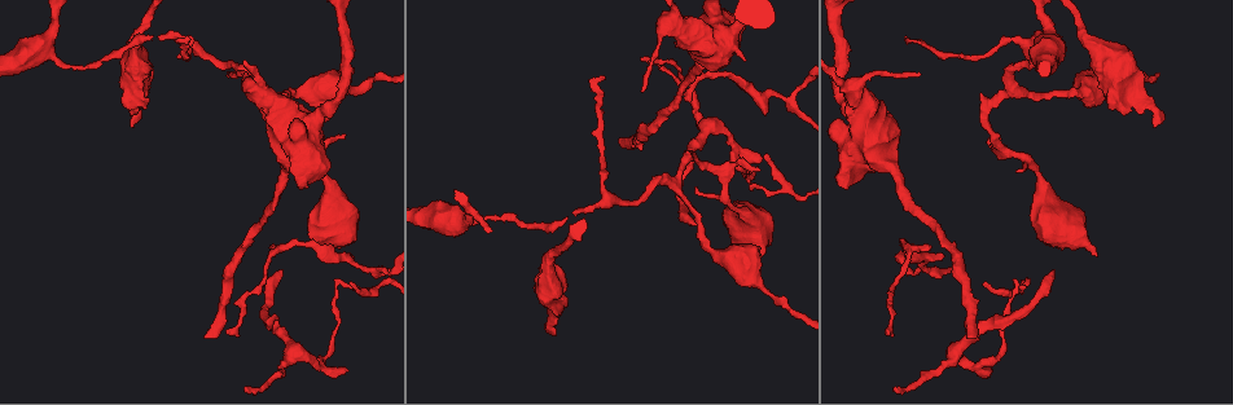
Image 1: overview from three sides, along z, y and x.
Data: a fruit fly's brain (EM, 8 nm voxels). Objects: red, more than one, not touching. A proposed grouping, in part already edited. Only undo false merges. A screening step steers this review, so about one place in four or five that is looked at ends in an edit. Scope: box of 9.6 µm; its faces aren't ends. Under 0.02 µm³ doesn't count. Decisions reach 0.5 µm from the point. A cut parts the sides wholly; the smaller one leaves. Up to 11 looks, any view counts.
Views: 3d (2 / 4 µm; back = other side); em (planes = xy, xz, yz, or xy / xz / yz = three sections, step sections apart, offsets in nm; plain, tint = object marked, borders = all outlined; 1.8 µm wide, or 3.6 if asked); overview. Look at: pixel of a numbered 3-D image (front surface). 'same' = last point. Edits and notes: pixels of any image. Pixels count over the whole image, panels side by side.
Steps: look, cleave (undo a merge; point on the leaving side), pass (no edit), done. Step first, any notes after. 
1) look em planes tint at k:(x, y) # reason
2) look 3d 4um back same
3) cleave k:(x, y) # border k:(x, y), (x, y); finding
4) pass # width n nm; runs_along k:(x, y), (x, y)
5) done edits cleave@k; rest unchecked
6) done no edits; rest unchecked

look em xz step 4 tint at 1:(377, 270) # branch point

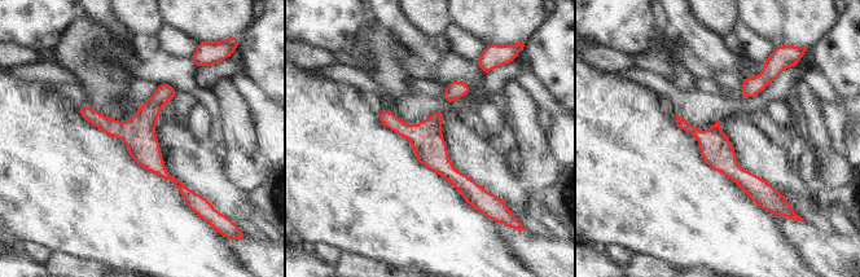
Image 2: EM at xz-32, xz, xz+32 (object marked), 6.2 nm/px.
look em planes borders same # another direction

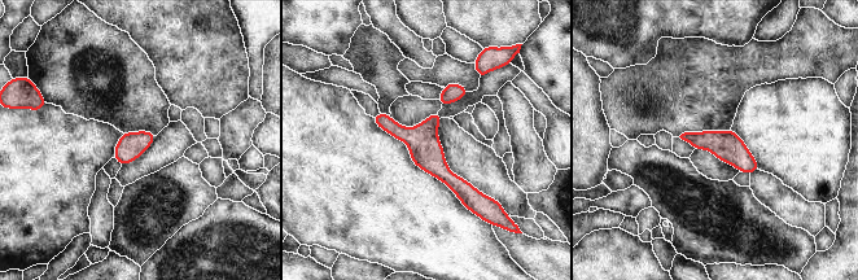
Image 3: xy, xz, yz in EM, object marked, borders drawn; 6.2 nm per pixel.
pass # runs_along 3:(377, 118), (405, 134), (476, 204); all the same neuron

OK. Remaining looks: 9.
look 3d 4um back at 1:(1043, 207) # sudden change in width

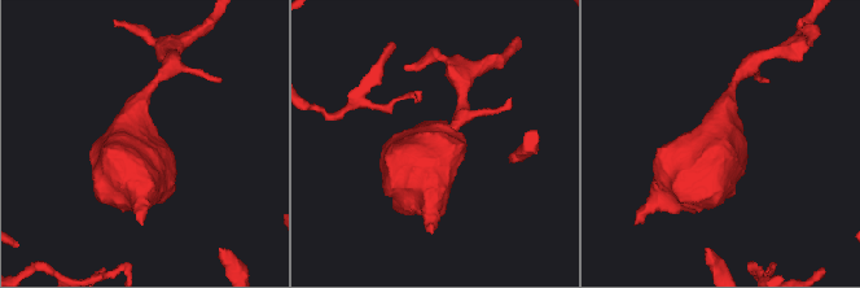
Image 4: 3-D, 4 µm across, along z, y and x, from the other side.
look em 3.6um yz step 16 tint at 4:(726, 139) # now the EM

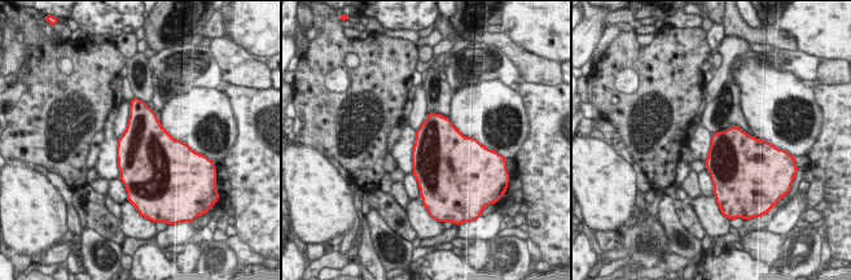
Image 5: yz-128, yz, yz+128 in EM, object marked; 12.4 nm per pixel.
look em 3.6um planes tint same # another direction

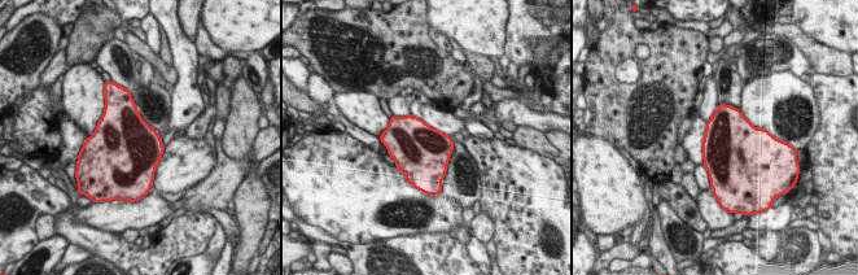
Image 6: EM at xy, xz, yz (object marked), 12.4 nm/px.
pass # all the same neuron

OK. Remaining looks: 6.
look em xz step 4 tint at 1:(675, 180)

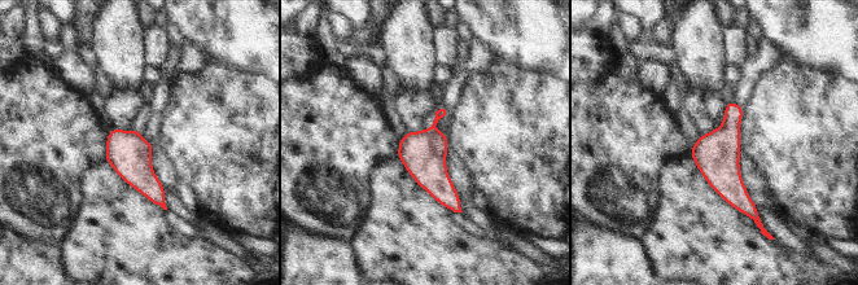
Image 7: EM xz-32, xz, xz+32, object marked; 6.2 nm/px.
pass # continuous, no second neuron

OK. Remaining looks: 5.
look em 3.6um planes tint at 1:(320, 116) # calibre changes

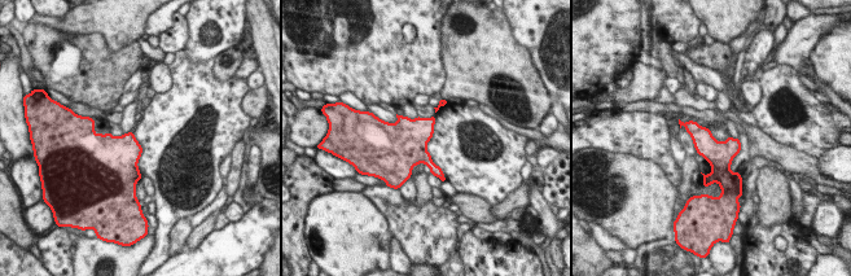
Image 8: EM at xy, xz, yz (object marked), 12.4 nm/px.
pass # all the same neuron

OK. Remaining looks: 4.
done no edits; rest unchecked

